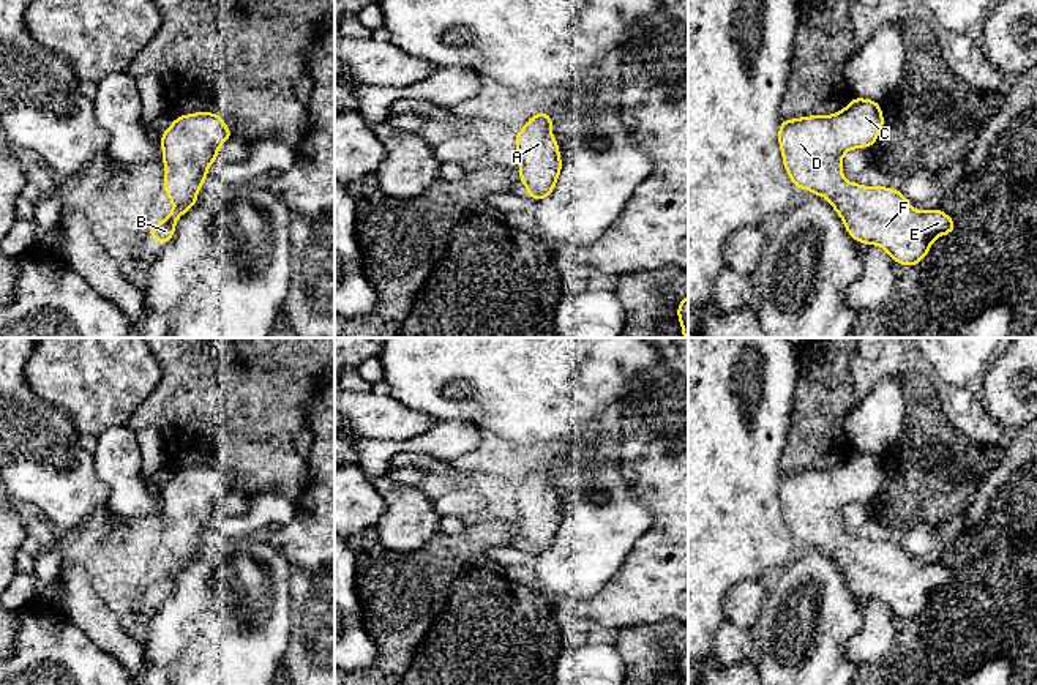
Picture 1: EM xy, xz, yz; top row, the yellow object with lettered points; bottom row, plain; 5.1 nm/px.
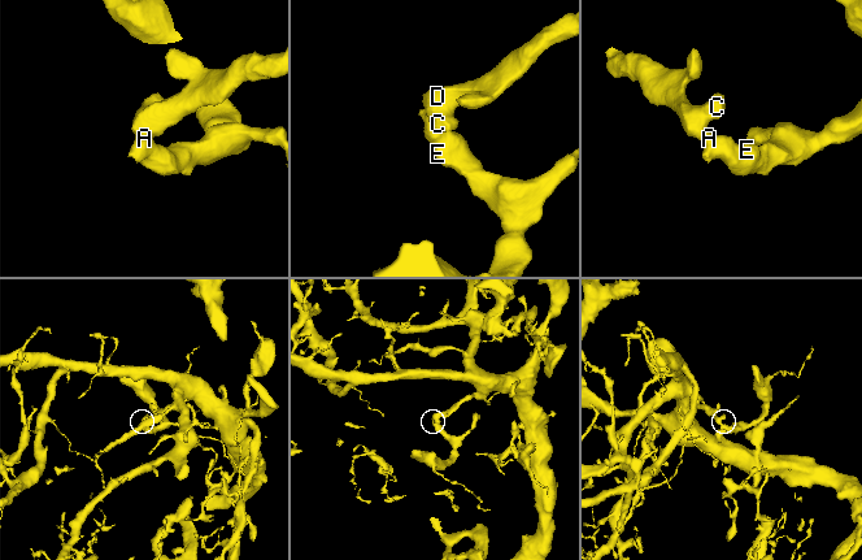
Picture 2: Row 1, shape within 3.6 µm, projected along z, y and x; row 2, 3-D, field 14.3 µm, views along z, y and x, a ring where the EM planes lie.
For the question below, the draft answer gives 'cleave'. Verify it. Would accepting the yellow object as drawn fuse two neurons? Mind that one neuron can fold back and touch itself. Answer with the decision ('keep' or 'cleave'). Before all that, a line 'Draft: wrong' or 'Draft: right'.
Draft: wrong
keep

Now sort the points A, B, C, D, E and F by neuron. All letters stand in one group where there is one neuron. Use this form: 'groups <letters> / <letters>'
groups A B C D E F

